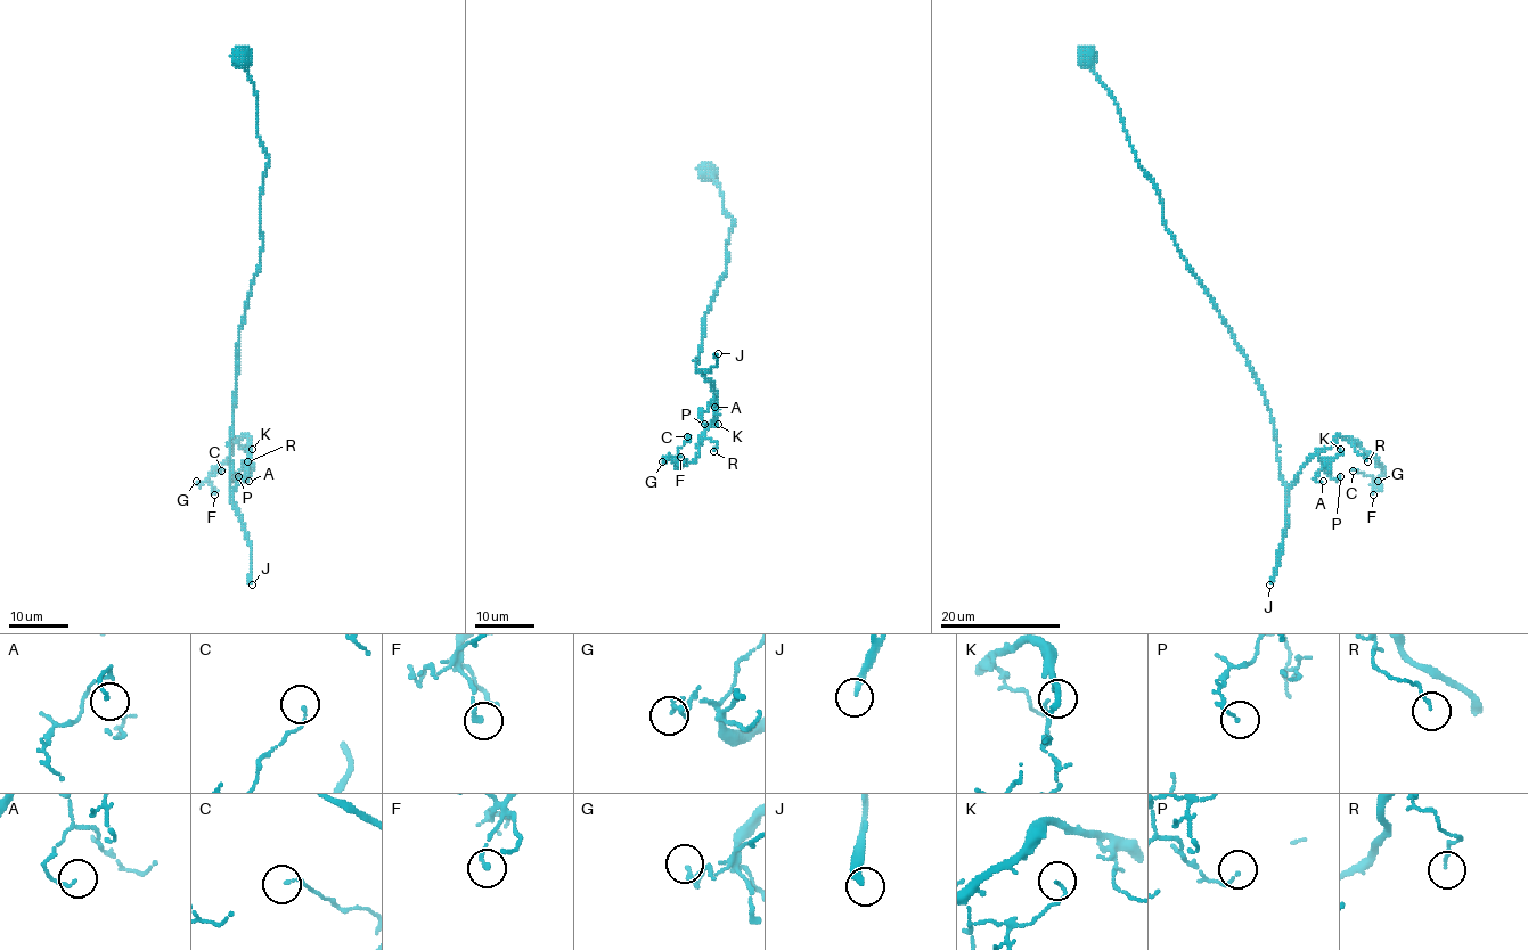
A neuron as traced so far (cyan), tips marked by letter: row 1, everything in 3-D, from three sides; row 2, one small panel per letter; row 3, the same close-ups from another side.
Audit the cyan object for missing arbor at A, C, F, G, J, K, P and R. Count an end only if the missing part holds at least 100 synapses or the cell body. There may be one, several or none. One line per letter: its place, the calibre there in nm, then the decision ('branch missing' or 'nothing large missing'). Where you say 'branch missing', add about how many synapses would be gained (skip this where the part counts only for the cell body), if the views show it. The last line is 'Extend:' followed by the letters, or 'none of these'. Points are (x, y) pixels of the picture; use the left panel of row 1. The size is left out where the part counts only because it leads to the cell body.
A: place (248, 481); calibre 90 nm; nothing large missing
C: place (221, 471); calibre 90 nm; nothing large missing
F: place (214, 494); calibre 200 nm; nothing large missing
G: place (196, 481); calibre 100 nm; nothing large missing
J: place (252, 584); calibre 260 nm; branch missing; 190 synapses
K: place (252, 449); calibre 80 nm; nothing large missing
P: place (238, 476); calibre 110 nm; nothing large missing
R: place (247, 461); calibre 100 nm; nothing large missing
Extend: J

